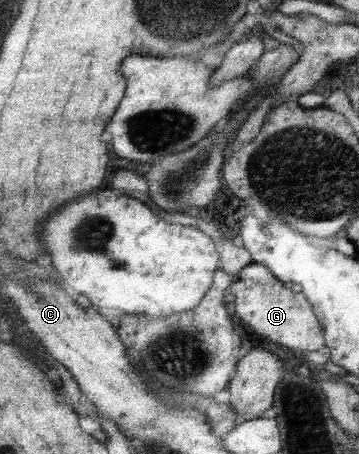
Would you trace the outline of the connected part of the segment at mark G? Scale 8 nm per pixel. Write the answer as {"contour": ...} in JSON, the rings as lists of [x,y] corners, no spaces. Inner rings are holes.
{"contour":[[[249,263],[243,266],[231,280],[229,293],[234,296],[232,314],[237,320],[271,342],[277,342],[296,352],[319,350],[325,346],[323,331],[309,301],[301,292],[292,292],[283,287],[283,283],[261,264]]]}

